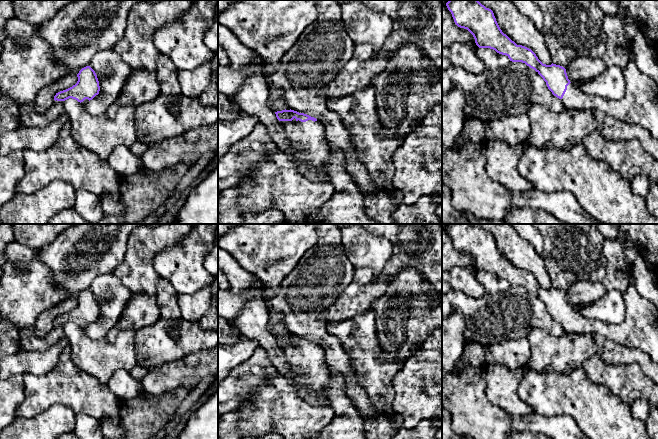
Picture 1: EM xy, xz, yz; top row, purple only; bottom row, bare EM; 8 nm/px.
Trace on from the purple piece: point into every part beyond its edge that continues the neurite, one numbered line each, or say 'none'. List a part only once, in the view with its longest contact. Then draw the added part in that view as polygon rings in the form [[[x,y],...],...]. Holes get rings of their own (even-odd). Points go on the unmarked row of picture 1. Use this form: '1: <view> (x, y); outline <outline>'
1: xz (308, 361); outline [[[279,345],[295,374],[304,378],[314,390],[326,388],[329,372],[325,363],[325,354],[320,345]]]

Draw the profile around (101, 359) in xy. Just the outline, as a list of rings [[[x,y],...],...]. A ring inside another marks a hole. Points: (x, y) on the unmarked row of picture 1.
[[[72,322],[65,324],[63,328],[65,338],[69,342],[74,366],[95,377],[102,384],[107,384],[117,370],[124,369],[130,371],[137,365],[134,331],[123,330],[118,334],[116,340],[110,343],[106,338],[91,339],[80,326]]]

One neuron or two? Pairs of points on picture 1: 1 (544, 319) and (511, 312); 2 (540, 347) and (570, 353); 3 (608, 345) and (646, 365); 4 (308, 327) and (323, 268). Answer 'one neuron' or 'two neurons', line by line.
1: one neuron
2: one neuron
3: one neuron
4: one neuron

